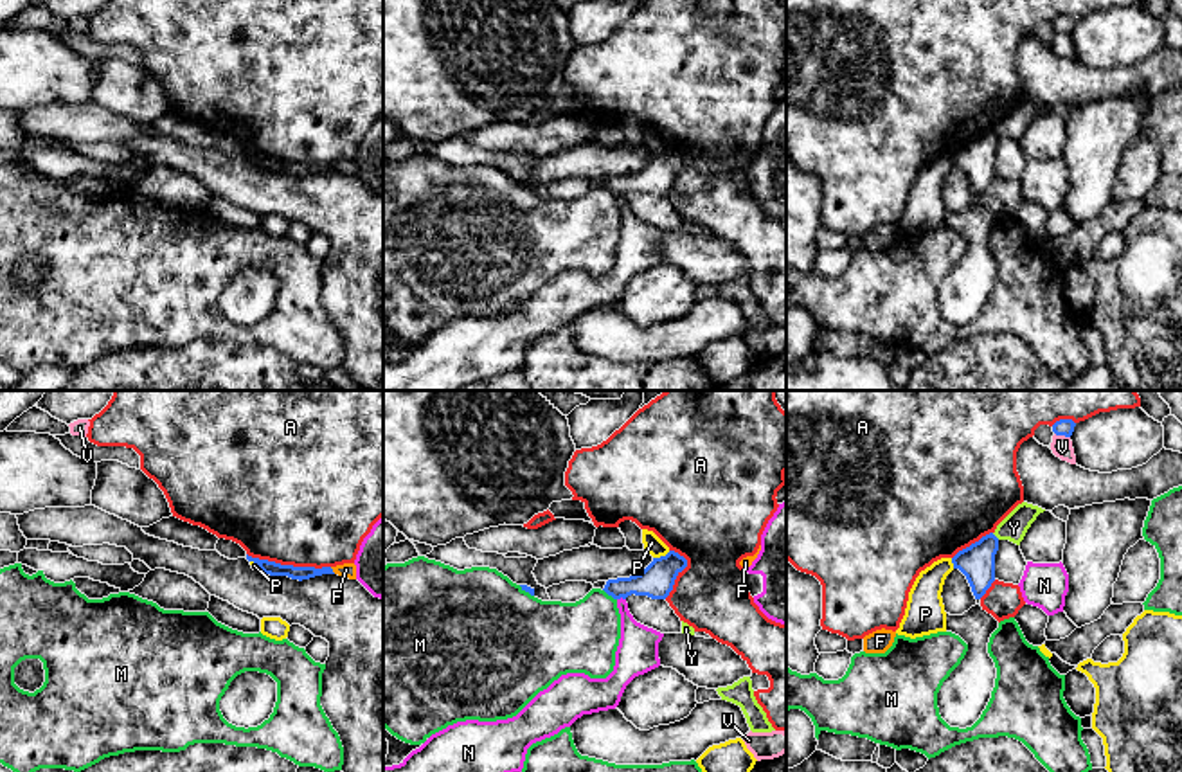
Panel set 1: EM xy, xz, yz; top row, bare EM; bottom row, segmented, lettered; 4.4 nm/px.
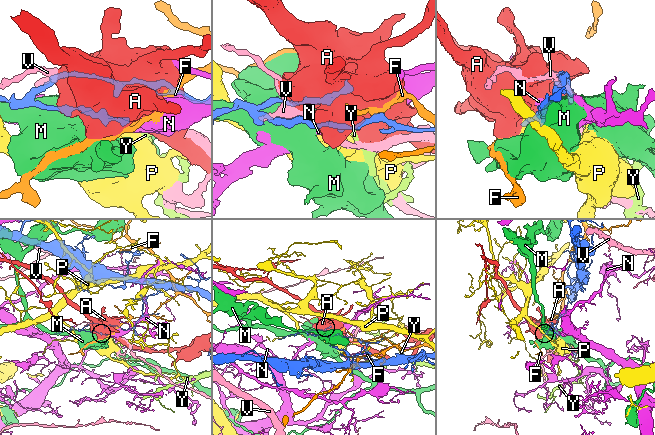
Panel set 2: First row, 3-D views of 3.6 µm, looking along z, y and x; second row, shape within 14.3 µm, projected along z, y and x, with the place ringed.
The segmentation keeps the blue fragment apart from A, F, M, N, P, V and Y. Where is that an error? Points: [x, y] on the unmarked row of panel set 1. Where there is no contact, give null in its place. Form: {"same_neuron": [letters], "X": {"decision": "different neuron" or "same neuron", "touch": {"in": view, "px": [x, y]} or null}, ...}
{"same_neuron": [], "A": {"decision": "different neuron", "touch": {"in": "xy", "px": [288, 162]}}, "F": {"decision": "different neuron", "touch": {"in": "xy", "px": [331, 168]}}, "M": {"decision": "different neuron", "touch": {"in": "xz", "px": [610, 191]}}, "N": {"decision": "different neuron", "touch": {"in": "xz", "px": [621, 193]}}, "P": {"decision": "different neuron", "touch": {"in": "xz", "px": [661, 153]}}, "V": {"decision": "different neuron", "touch": {"in": "yz", "px": [1062, 31]}}, "Y": {"decision": "different neuron", "touch": {"in": "yz", "px": [993, 132]}}}

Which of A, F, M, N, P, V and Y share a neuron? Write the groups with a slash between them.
A / F / M / N / P / V / Y

